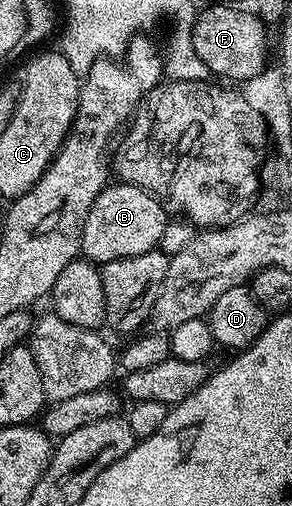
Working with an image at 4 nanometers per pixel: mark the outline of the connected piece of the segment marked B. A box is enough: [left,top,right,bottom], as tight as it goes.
[80,183,167,266]

